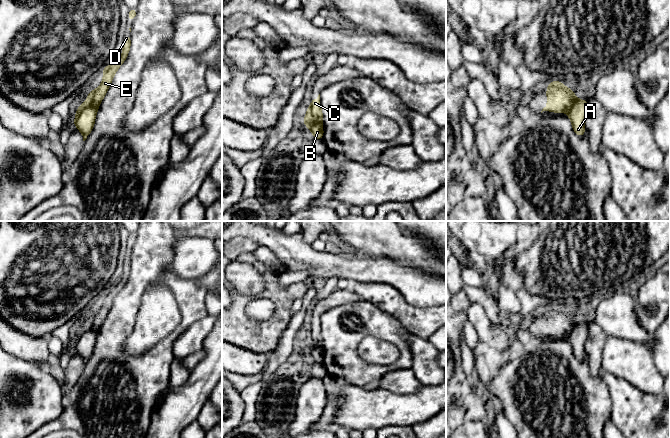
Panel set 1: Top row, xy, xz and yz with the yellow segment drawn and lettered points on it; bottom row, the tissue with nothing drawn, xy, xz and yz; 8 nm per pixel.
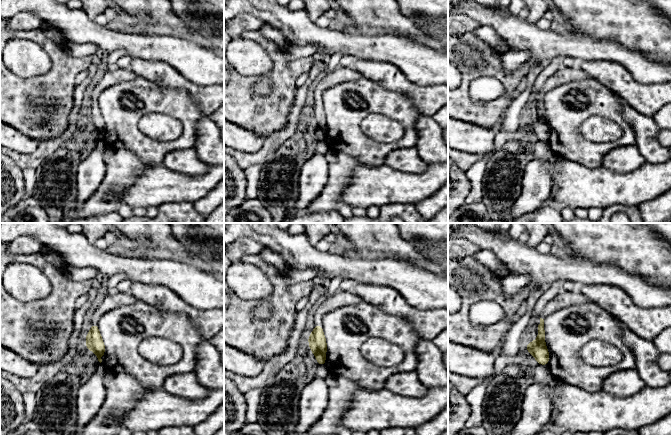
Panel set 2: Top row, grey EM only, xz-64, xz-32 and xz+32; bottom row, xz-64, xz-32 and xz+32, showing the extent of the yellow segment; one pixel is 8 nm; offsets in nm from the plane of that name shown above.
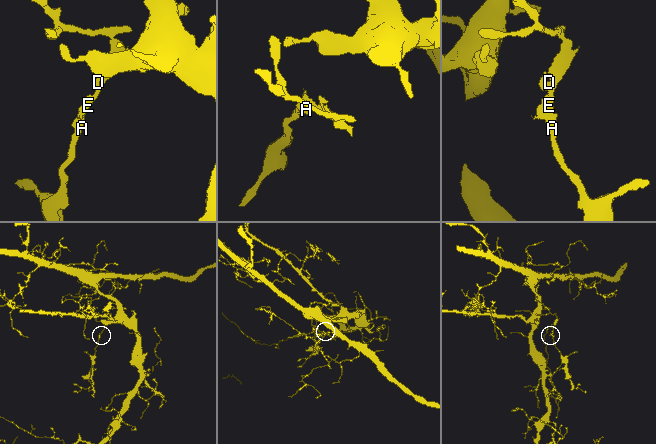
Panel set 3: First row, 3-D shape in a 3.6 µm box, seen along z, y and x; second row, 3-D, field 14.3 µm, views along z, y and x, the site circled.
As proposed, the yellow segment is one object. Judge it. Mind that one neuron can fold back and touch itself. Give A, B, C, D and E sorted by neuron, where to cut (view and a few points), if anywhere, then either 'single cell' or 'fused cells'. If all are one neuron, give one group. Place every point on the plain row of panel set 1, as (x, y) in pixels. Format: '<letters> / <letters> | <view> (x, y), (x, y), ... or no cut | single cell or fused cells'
A B / C D E | xz (306, 339), (321, 348) | fused cells

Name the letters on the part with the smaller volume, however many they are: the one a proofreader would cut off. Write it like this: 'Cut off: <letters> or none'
Cut off: A, B

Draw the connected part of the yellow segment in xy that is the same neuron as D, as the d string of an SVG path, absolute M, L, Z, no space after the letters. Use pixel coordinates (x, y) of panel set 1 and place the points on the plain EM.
M125 259L123 266L122 279L118 282L118 284L112 288L105 290L103 293L103 305L101 309L95 313L90 314L89 319L87 320L87 325L92 329L98 331L103 324L112 304L114 298L117 296L119 291L125 286L131 270L131 259Z

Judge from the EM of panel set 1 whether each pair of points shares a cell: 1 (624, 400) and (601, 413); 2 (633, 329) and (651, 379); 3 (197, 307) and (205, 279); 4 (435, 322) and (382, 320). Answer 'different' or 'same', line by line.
1: different
2: different
3: different
4: different

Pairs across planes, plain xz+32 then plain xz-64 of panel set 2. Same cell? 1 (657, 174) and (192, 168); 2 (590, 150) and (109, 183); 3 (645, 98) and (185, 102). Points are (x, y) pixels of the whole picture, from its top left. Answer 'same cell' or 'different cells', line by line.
1: different cells
2: different cells
3: different cells

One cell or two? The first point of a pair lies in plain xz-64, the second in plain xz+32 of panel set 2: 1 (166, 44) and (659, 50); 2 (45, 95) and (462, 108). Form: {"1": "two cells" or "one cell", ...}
{"1": "two cells", "2": "one cell"}

